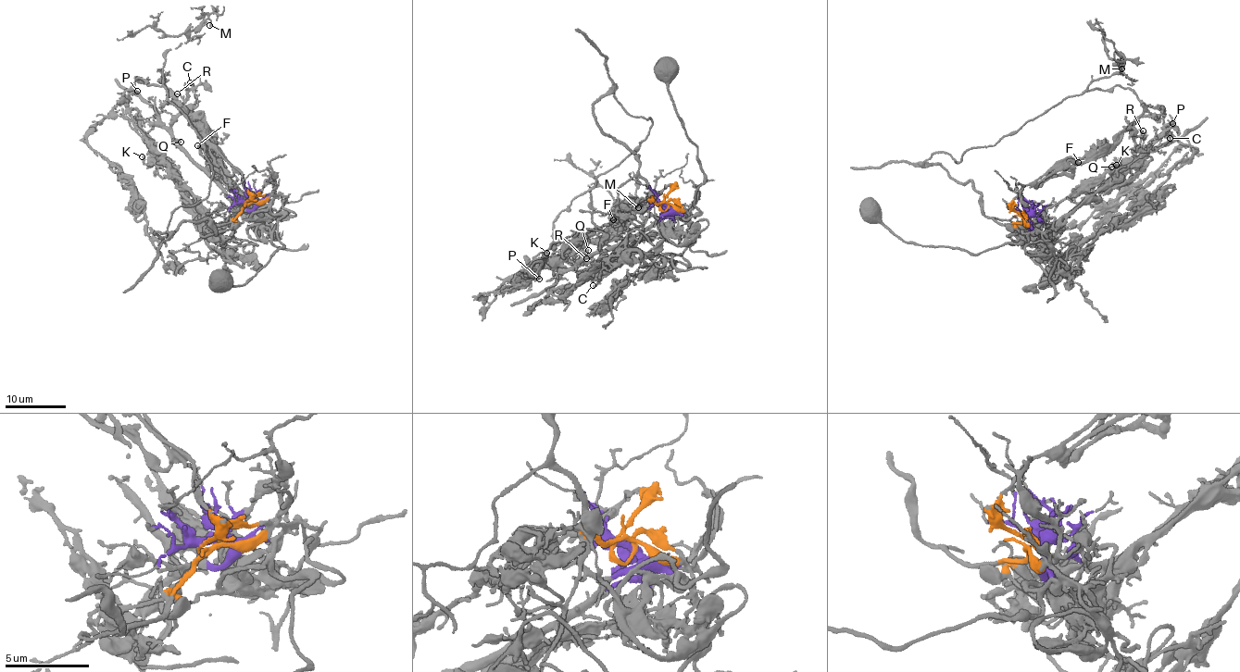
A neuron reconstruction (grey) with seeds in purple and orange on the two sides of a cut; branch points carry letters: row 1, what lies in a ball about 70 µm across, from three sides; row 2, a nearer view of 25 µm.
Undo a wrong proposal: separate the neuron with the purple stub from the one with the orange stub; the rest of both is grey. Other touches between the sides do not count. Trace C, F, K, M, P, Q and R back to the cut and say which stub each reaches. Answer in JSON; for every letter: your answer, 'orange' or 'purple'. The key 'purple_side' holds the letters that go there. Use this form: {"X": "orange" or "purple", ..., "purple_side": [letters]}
{"C": "purple", "F": "orange", "K": "orange", "M": "orange", "P": "orange", "Q": "purple", "R": "purple", "purple_side": ["C", "Q", "R"]}

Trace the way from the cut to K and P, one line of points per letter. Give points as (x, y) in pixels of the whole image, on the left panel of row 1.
K: (245, 202), (244, 209), (234, 217), (212, 225), (198, 199), (177, 175), (163, 164), (145, 164), (142, 156)
P: (245, 202), (244, 209), (234, 217), (212, 225), (198, 199), (180, 183), (131, 119), (125, 100), (137, 91)

